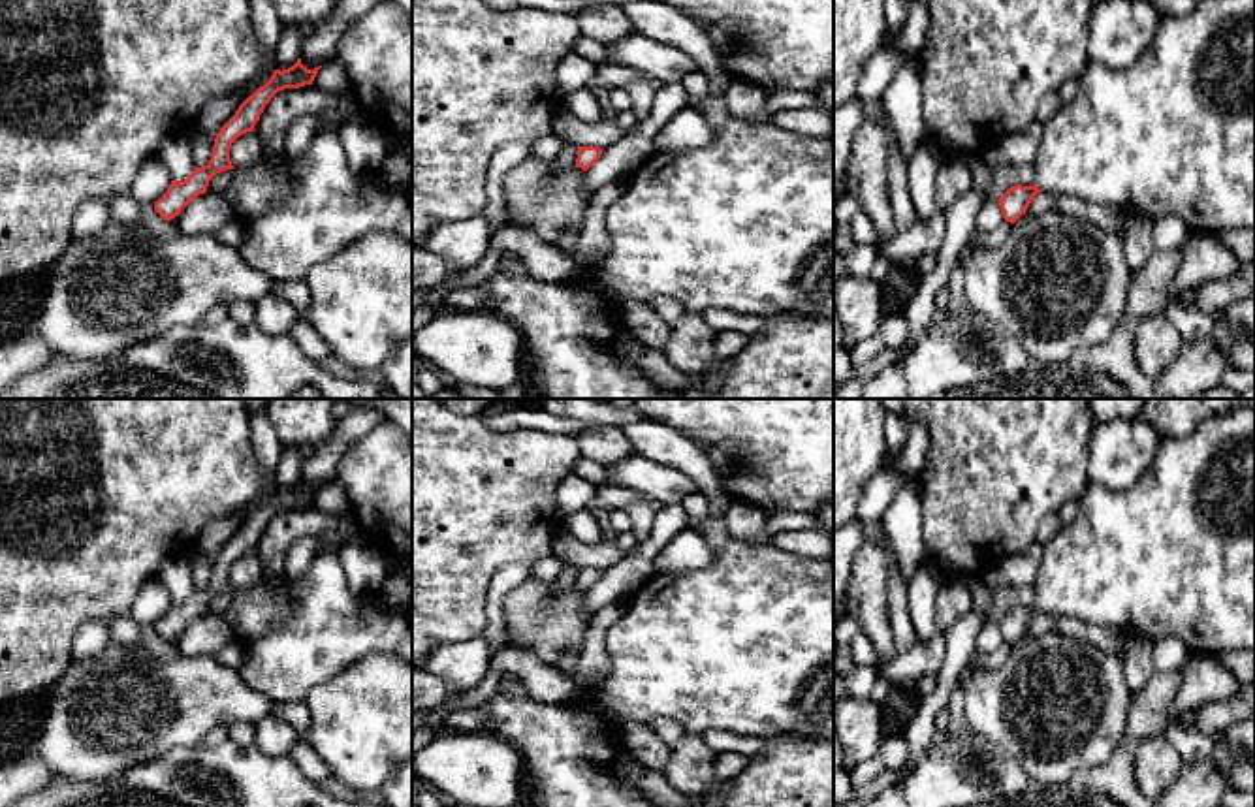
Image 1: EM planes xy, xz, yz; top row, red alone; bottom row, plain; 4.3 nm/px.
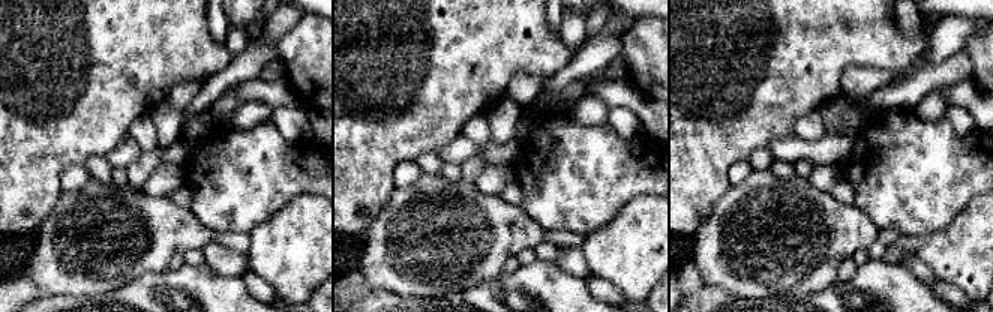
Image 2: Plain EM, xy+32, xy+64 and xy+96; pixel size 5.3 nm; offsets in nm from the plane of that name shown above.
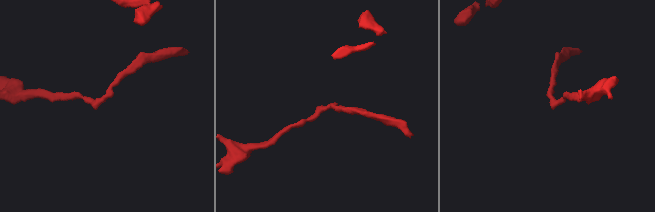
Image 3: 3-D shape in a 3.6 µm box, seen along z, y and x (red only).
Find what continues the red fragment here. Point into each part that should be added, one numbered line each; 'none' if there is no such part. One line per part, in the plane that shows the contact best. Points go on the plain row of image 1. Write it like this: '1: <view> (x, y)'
none

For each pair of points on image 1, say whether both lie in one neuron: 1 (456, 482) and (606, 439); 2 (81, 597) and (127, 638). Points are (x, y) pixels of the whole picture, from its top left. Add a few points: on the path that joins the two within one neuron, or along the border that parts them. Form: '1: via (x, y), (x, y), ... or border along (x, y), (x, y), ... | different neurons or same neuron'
1: border along (574, 439), (582, 456) | different neurons
2: border along (128, 612), (115, 614), (106, 623) | different neurons

